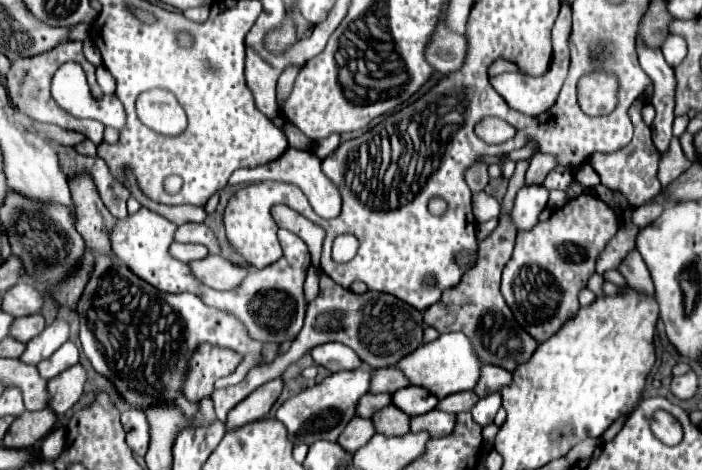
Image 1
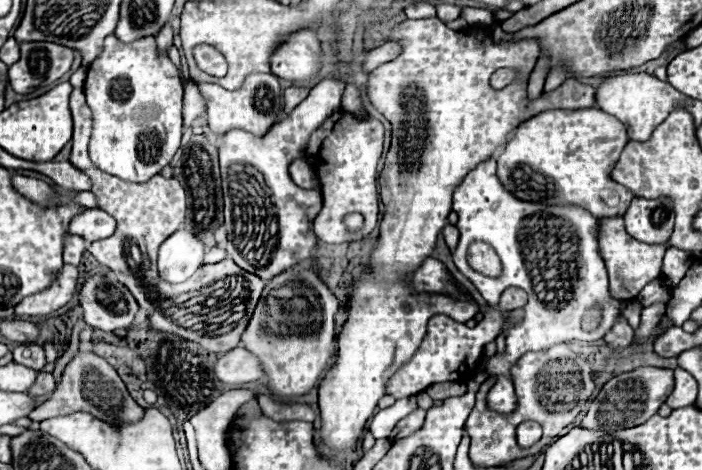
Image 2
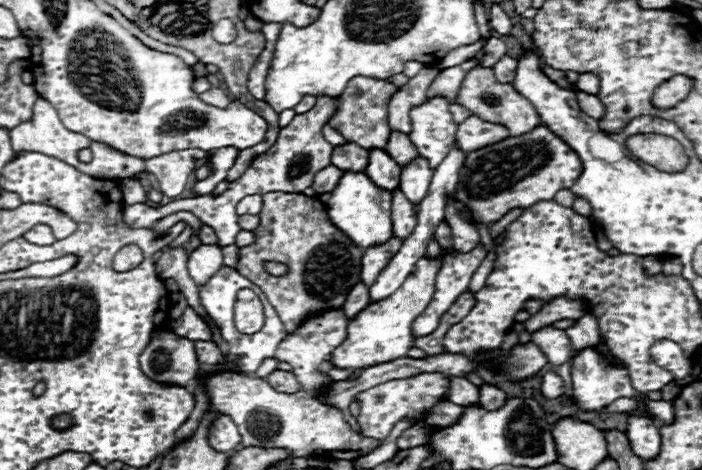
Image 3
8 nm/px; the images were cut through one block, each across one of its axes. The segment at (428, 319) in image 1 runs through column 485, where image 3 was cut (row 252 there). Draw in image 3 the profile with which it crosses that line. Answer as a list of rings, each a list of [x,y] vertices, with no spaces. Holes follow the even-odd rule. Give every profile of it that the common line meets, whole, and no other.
[[[268,192],[262,198],[260,226],[254,230],[256,242],[240,248],[238,272],[264,290],[270,304],[278,310],[286,332],[292,334],[308,316],[344,306],[348,292],[360,282],[360,260],[364,250],[358,250],[330,222],[320,200],[304,194],[274,192]],[[264,260],[288,264],[290,274],[286,274],[286,278],[266,274],[262,266]]]

